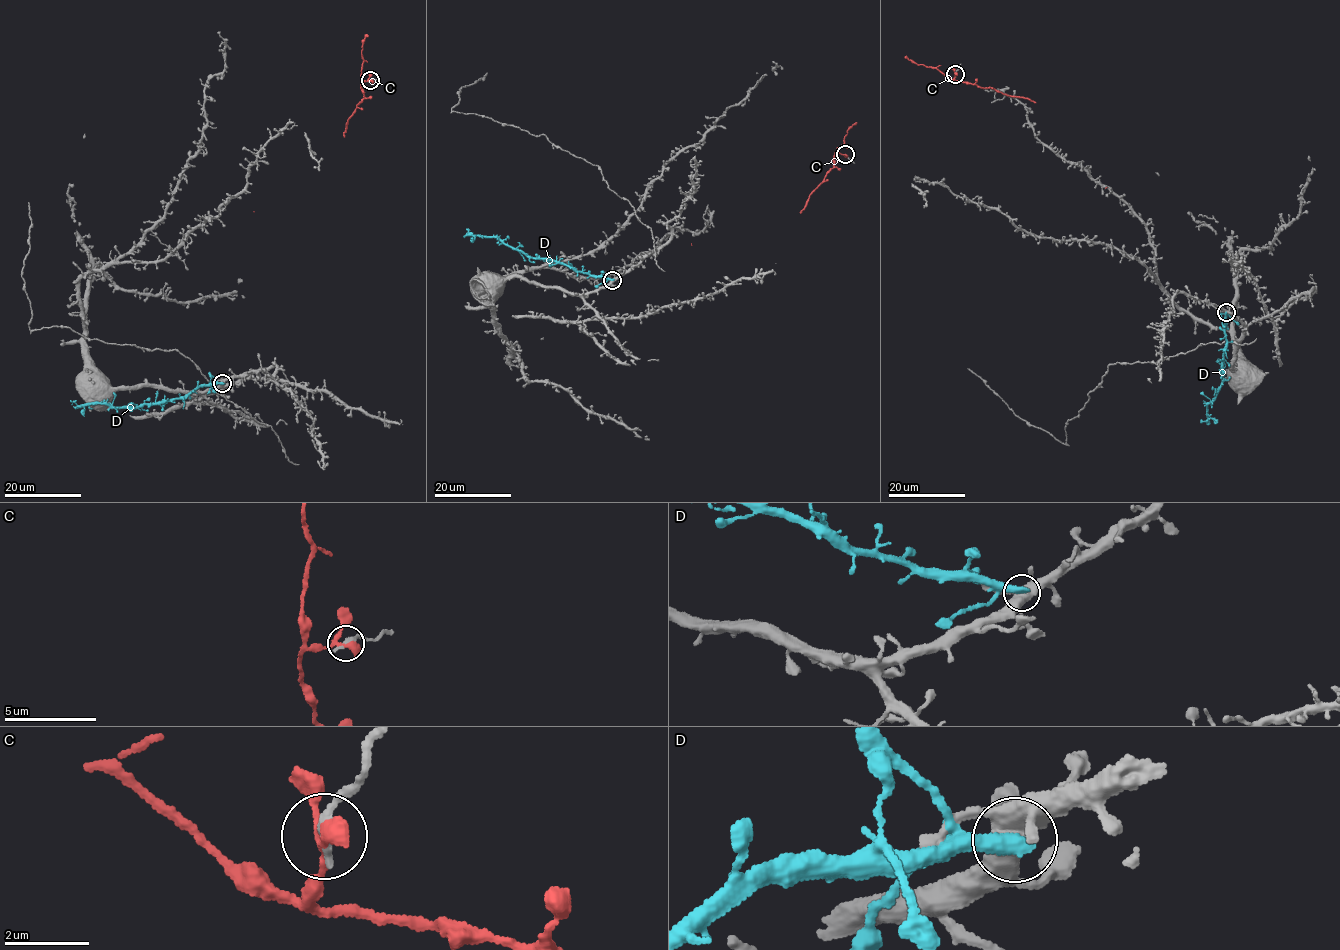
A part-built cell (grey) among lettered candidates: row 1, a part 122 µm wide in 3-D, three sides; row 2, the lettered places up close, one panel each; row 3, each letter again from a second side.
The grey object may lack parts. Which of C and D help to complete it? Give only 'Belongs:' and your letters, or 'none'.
Belongs: none

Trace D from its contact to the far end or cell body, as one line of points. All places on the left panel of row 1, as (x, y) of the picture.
D: (222, 382), (134, 407), (103, 404), (74, 408), (70, 400)

